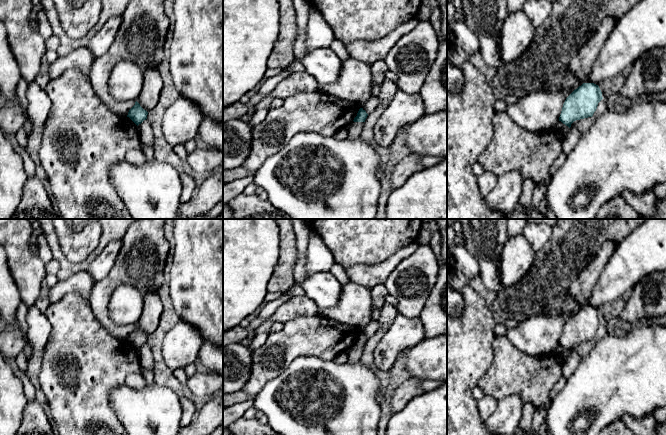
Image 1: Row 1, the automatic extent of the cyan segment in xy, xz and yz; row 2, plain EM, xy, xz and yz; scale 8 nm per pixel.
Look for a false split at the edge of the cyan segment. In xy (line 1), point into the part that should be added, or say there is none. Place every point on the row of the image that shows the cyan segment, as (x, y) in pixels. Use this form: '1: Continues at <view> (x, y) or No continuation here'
1: No continuation here

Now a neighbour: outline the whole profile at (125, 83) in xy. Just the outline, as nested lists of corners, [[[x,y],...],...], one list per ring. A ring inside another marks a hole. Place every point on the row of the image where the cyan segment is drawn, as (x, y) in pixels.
[[[117,62],[108,81],[110,96],[116,101],[136,101],[143,88],[143,75],[143,70],[135,63]]]

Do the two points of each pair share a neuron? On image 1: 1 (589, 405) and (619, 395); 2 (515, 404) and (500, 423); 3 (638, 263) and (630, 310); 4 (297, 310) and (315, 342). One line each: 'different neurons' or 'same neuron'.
1: same neuron
2: same neuron
3: different neurons
4: different neurons

